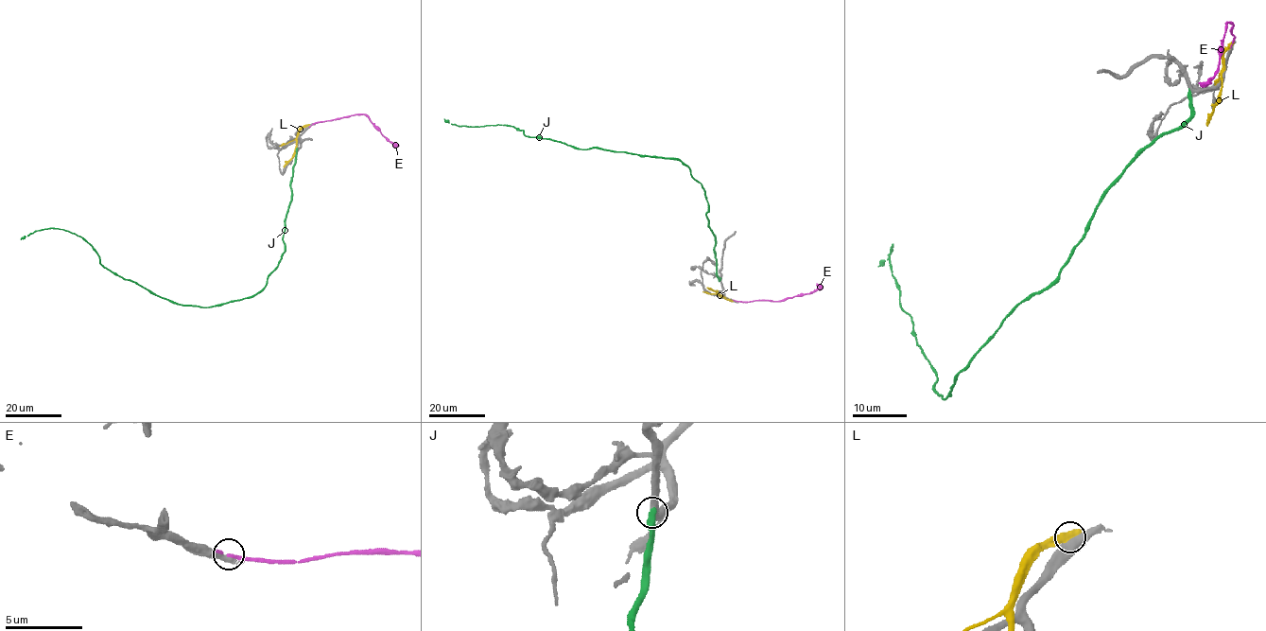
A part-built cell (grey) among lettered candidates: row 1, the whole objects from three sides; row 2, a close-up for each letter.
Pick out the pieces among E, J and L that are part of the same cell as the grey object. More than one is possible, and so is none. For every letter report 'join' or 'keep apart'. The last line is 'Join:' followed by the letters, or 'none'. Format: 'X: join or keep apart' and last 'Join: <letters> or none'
E: keep apart
J: keep apart
L: keep apart
Join: none

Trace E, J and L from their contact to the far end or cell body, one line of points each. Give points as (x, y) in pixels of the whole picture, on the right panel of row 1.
E: (1232, 43), (1235, 37), (1229, 23), (1219, 70), (1206, 82), (1198, 82)
J: (1188, 90), (1190, 116), (1107, 191), (1057, 278), (1007, 317), (945, 398), (901, 306), (893, 245), (877, 267)
L: (1231, 44), (1224, 52), (1222, 95), (1207, 126)

